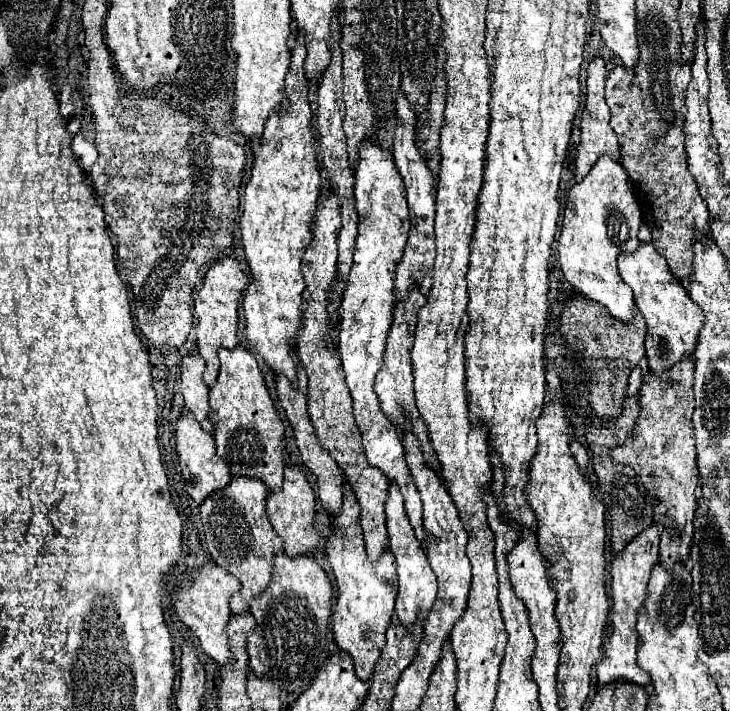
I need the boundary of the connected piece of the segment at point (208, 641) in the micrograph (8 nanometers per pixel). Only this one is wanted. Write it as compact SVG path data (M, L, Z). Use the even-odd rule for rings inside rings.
M208 563L204 567L200 567L198 571L194 571L194 579L192 583L184 585L178 589L176 593L176 613L180 617L180 621L184 621L190 631L200 639L200 645L204 649L204 653L208 657L212 657L218 665L228 665L232 655L230 655L230 645L228 645L228 635L226 635L226 627L230 621L230 599L240 591L240 583L238 579L234 579L234 575L230 575L226 569Z

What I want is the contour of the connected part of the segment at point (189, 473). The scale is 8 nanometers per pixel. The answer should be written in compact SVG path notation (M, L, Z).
M188 413L188 415L182 415L182 417L178 419L176 449L178 449L180 471L182 471L182 477L184 477L184 481L186 481L186 491L188 491L188 495L190 495L196 503L202 503L212 491L218 491L218 489L224 489L226 485L230 485L232 475L230 475L224 459L216 455L214 437L208 435L190 413Z

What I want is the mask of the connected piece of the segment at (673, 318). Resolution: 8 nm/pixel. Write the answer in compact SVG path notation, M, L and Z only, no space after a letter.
M640 243L640 247L634 253L620 255L618 271L622 275L622 281L626 281L630 285L630 289L634 291L636 307L640 309L640 313L648 325L648 333L646 333L648 367L662 381L670 381L668 369L674 363L682 361L684 357L694 355L704 315L692 303L692 299L686 293L686 289L682 287L682 283L672 277L666 261L656 253L656 249L650 243Z

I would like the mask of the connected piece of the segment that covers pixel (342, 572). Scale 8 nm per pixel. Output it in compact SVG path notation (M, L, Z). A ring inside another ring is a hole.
M350 489L344 493L344 505L336 515L332 527L334 535L328 539L326 553L338 585L338 599L332 613L334 641L340 651L352 657L356 675L362 681L370 681L374 675L374 663L380 657L382 647L386 645L384 633L390 627L394 615L394 601L398 591L396 561L390 551L386 551L376 563L368 561L360 527L360 507Z

